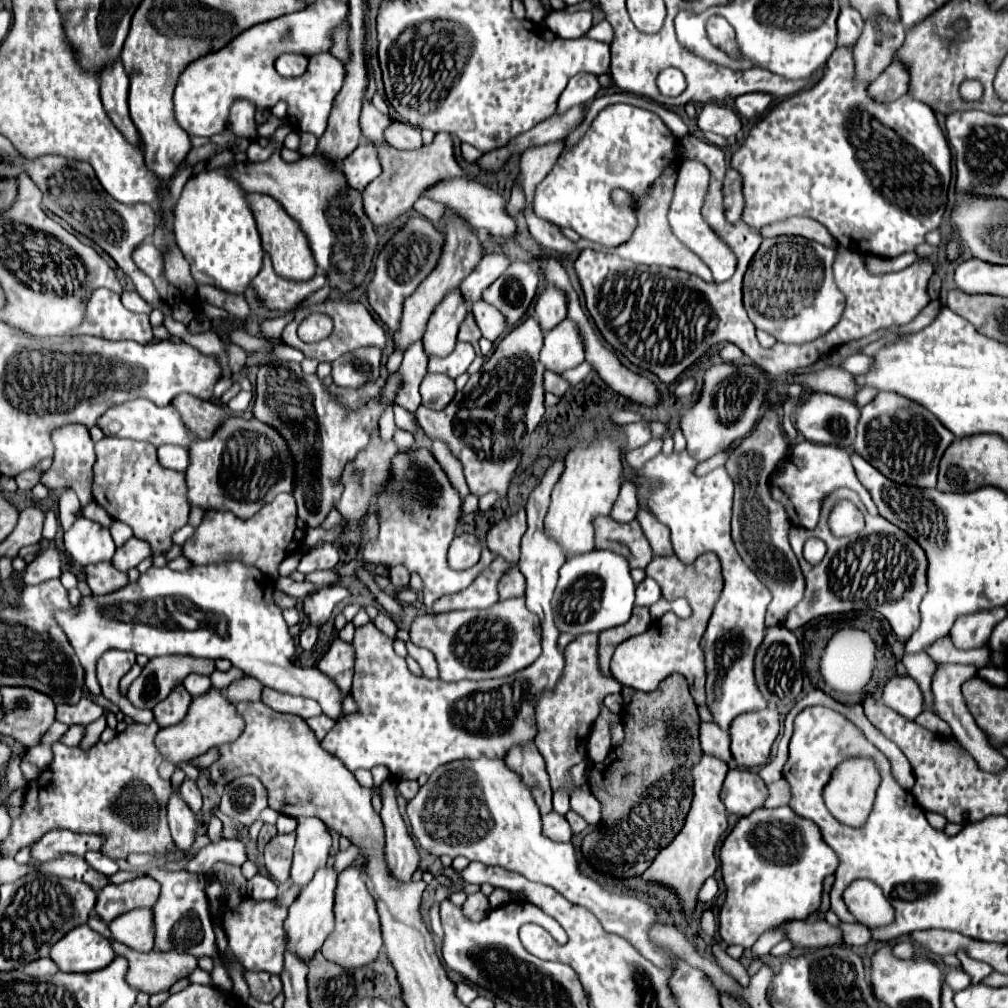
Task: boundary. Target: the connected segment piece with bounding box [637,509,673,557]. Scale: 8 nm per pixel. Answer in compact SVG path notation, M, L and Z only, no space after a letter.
M645 509L639 511L637 521L641 523L641 529L653 549L653 555L673 555L673 547L671 547L671 539L669 539L669 529L657 521L657 517Z

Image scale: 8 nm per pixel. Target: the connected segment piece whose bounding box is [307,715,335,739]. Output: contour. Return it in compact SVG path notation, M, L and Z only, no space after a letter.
M321 715L321 717L313 717L313 719L307 719L307 725L311 727L311 731L315 733L315 737L317 739L321 739L321 737L325 737L327 735L327 731L335 725L329 717L325 717L325 715Z

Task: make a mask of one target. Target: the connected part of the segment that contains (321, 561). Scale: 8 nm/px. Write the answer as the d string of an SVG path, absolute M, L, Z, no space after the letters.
M329 543L307 553L297 567L297 571L301 571L301 573L311 573L317 569L329 569Z

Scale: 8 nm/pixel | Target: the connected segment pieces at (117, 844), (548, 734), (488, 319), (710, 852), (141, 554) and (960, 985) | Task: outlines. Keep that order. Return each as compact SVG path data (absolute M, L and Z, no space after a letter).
M155 721L151 725L133 723L113 741L99 741L87 753L57 741L53 745L51 765L39 779L29 783L23 813L13 819L11 833L1 845L1 851L15 855L17 849L31 845L51 829L105 835L107 839L101 851L111 859L125 859L129 853L163 853L171 849L173 837L165 821L165 803L173 787L171 781L163 781L157 773L163 761L153 743L157 731Z
M585 633L585 635L575 637L565 647L563 655L565 655L565 669L561 673L561 679L551 691L541 693L535 705L535 719L537 719L535 745L547 763L551 789L553 791L567 789L571 811L581 815L589 825L597 825L601 819L601 803L591 793L585 793L581 787L571 783L569 769L587 759L587 737L589 737L593 721L597 719L599 703L605 695L615 693L615 691L619 693L621 685L599 671L595 633Z
M483 299L473 303L473 315L477 319L477 325L479 325L483 337L489 341L497 341L507 327L503 313L499 309L495 309L493 305L485 303Z
M703 755L703 759L691 769L693 781L695 781L695 795L693 795L693 805L687 815L685 827L663 851L659 851L659 855L655 857L651 867L641 875L643 881L647 881L647 883L659 883L659 885L671 889L681 899L685 915L691 915L695 911L697 893L699 893L701 885L717 869L715 847L717 847L719 837L727 829L727 809L719 799L719 791L721 791L727 771L729 771L729 767L725 763L721 763L719 759L709 757L709 755Z
M131 537L121 547L117 547L111 561L119 571L129 571L131 567L137 567L139 561L143 561L147 557L151 557L149 545L145 545L145 541L141 541L141 539Z
M949 971L945 975L945 981L953 991L961 991L971 983L971 979L969 979L969 975L965 971Z

